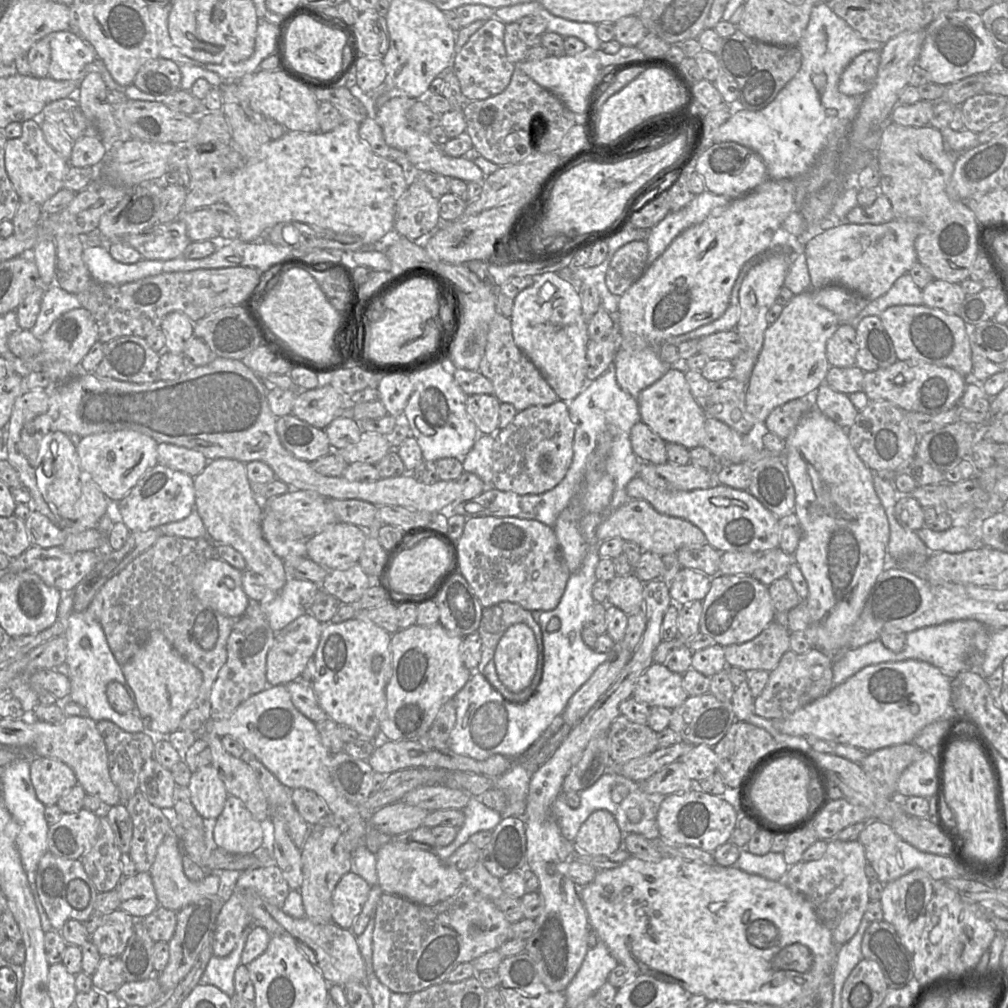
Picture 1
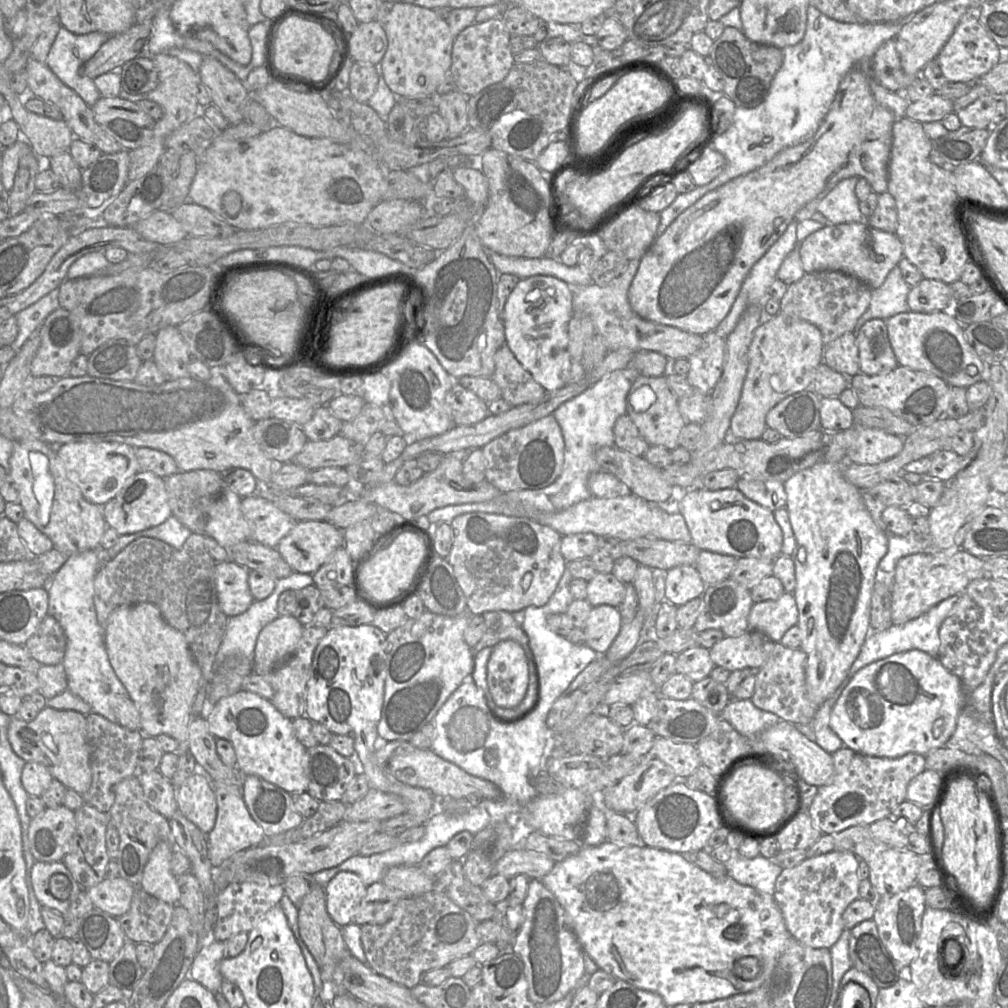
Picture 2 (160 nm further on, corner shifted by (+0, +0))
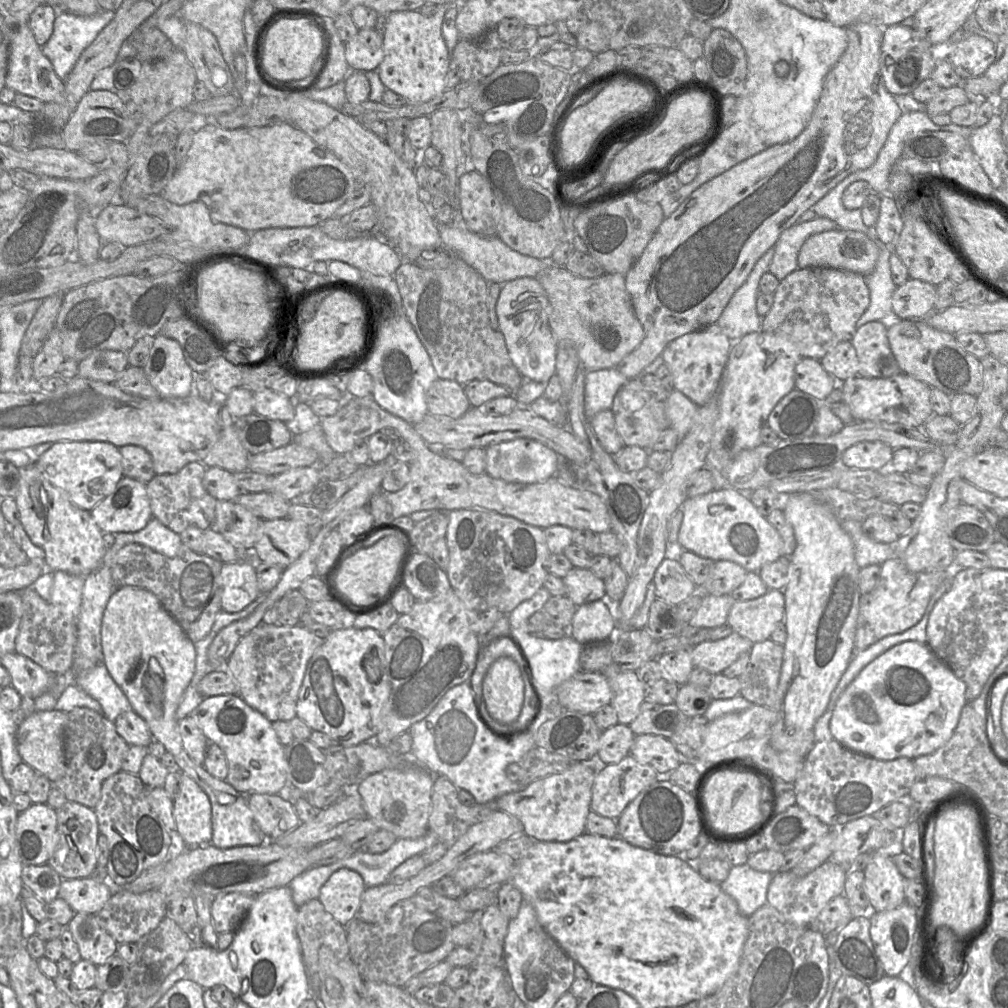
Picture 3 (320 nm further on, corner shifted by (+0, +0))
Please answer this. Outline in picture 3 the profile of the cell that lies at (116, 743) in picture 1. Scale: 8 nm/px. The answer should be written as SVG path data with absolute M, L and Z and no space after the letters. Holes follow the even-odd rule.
M86 707L75 708L67 714L64 729L66 772L61 779L52 783L68 801L94 809L100 800L103 782L121 771L122 761L130 746L117 733L114 722L104 715Z

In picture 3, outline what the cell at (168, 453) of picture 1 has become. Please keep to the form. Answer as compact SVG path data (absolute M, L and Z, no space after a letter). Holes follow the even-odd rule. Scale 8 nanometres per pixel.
M126 445L119 448L122 456L123 476L147 484L155 477L152 457L140 446Z

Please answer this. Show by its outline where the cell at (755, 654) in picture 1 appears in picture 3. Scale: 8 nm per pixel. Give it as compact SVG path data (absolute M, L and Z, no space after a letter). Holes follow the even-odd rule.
M733 632L729 636L717 640L706 640L690 649L694 667L707 670L712 675L722 673L742 654L750 653L753 643Z

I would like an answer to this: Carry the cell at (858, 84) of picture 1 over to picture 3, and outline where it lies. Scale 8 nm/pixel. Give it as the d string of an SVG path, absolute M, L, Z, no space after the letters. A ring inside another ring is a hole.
M895 24L883 29L880 70L885 87L893 96L911 94L922 81L930 77L936 64L932 47L915 28Z

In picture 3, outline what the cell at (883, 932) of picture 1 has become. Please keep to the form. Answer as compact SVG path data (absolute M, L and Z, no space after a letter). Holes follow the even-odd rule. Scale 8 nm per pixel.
M853 917L847 925L842 927L833 944L828 945L828 956L843 975L854 977L866 985L879 981L885 976L870 937L870 920L864 917Z

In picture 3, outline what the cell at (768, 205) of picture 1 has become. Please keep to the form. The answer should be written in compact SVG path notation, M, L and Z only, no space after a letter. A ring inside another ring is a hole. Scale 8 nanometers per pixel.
M859 22L848 26L846 29L848 36L847 48L827 75L821 96L811 119L801 134L790 142L774 145L765 151L748 158L696 189L673 214L664 218L642 255L625 275L626 290L630 296L635 315L640 320L645 332L644 339L639 346L626 355L616 366L616 368L629 380L641 378L642 370L662 354L667 345L673 340L687 333L716 323L732 296L747 280L757 261L770 248L774 247L780 235L786 229L797 223L799 217L804 212L811 209L847 176L857 171L865 170L875 163L892 126L901 117L902 109L896 103L894 96L886 89L881 75L880 55L884 28L874 24Z

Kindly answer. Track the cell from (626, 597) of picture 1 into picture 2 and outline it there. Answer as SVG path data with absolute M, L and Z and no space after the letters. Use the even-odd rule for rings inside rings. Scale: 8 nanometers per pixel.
M612 573L597 574L587 582L587 601L594 607L602 604L618 607L623 601L626 584Z

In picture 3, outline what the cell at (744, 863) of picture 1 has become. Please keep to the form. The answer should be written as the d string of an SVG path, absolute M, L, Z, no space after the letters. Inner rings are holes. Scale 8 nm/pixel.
M745 863L732 866L720 887L735 900L740 912L749 917L767 903L768 887L773 876L772 873L756 871Z

